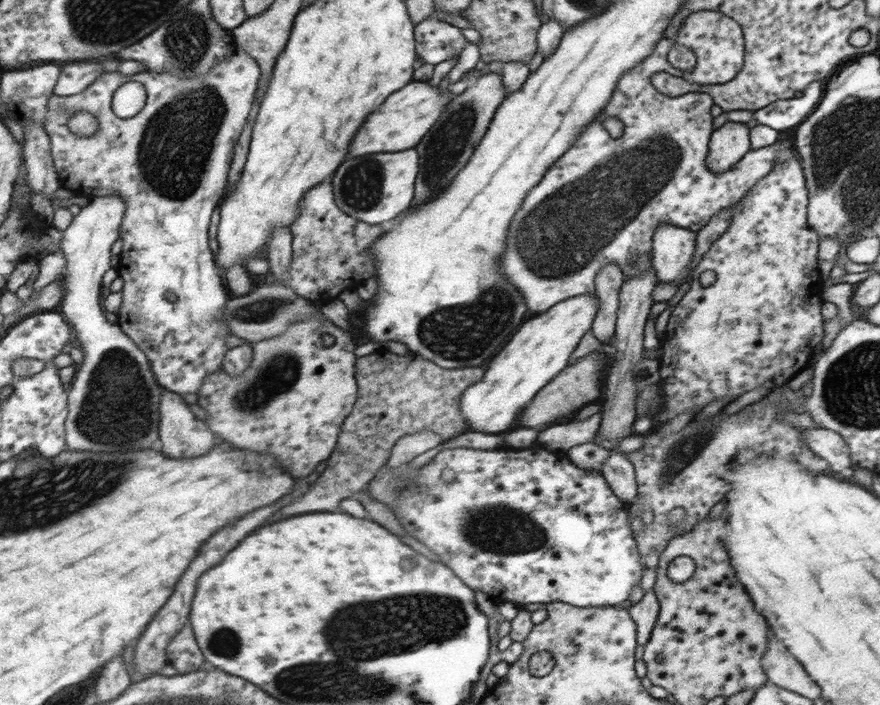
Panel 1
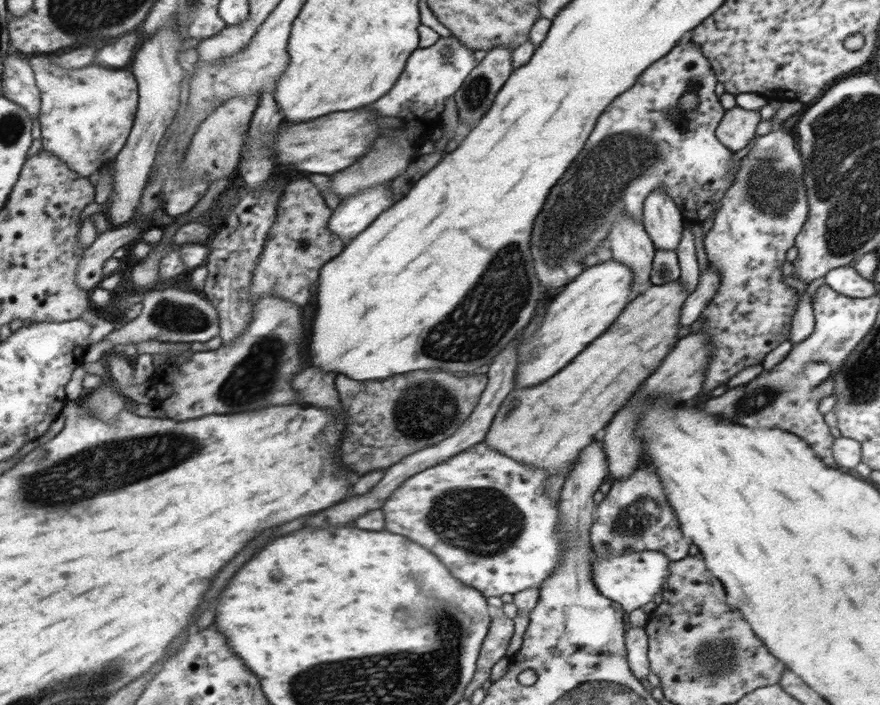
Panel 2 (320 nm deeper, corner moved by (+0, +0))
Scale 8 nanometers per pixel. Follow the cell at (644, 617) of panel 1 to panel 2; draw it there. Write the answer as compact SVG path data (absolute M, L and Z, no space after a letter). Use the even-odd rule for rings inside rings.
M633 626L627 632L629 663L635 676L646 679L651 672L650 640L644 626Z

